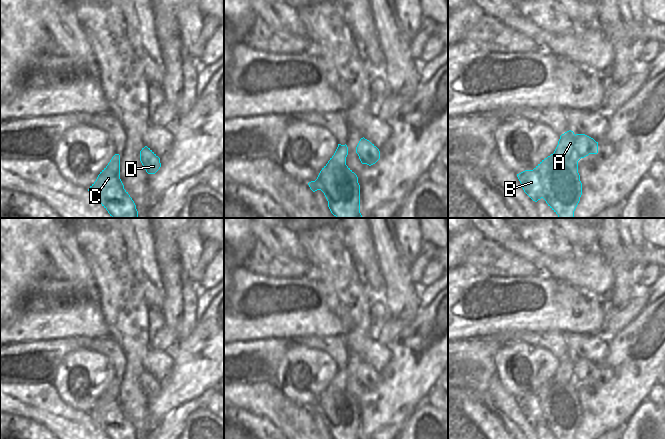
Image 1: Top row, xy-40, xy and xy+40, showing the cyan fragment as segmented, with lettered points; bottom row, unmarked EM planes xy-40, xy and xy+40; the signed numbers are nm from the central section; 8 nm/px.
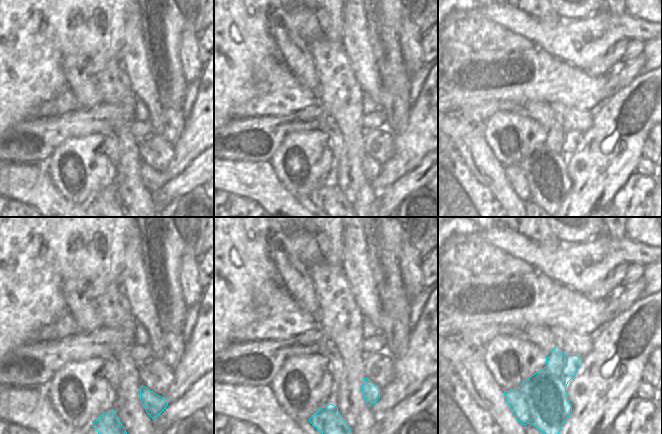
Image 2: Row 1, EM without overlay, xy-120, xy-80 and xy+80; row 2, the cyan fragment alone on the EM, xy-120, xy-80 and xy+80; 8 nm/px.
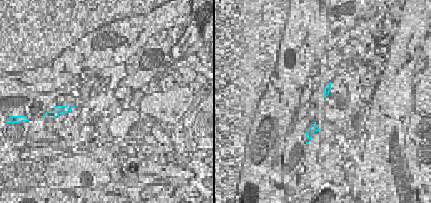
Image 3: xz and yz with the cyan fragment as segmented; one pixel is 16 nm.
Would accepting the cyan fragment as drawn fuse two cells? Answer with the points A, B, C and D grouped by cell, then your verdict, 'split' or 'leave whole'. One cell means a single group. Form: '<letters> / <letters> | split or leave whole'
A B C / D | split

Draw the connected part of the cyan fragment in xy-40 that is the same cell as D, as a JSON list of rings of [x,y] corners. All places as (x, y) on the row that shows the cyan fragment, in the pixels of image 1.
[[[147,146],[140,151],[140,161],[148,174],[155,174],[161,167],[160,158]]]

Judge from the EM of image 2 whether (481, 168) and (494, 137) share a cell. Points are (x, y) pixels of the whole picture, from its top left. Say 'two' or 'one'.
two

